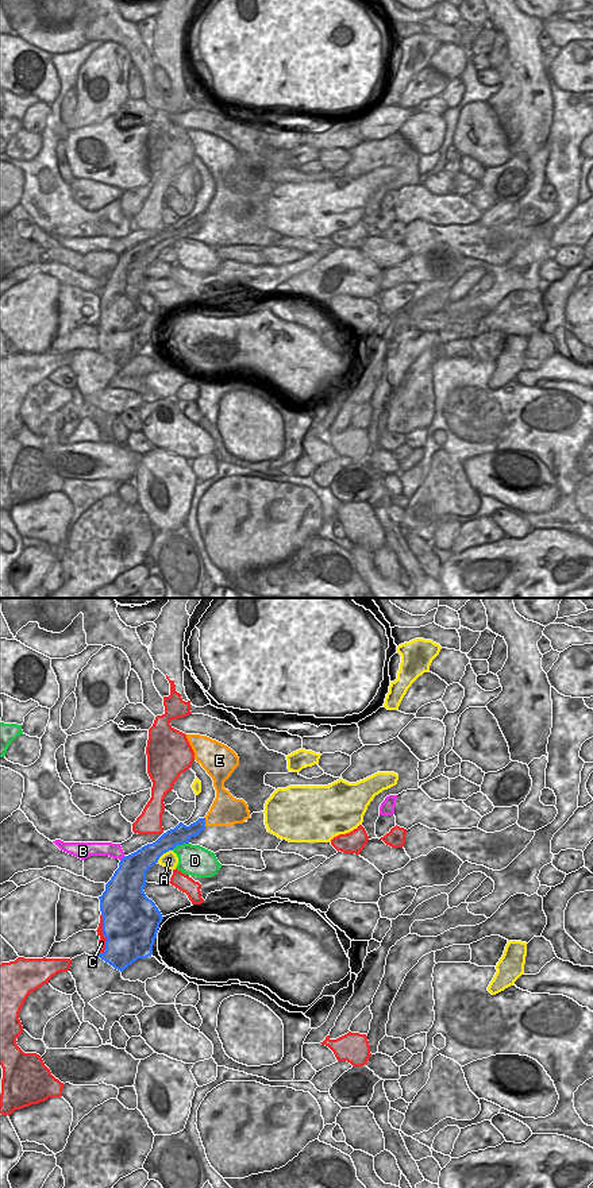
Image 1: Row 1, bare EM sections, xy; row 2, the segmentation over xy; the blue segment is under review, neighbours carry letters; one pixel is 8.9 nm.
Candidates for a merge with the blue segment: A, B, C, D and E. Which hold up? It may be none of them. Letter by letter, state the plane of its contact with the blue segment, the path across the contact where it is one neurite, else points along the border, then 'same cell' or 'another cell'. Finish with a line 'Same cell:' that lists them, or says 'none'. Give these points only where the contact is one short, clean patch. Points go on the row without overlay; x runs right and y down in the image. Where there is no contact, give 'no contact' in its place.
A: xy | another cell
B: xy | along xy (124, 251), (120, 255) | another cell
C: xy | another cell
D: xy | along xy (188, 238), (178, 239), (172, 245) | another cell
E: xy | along xy (204, 212), (205, 222) | another cell
Same cell: none

